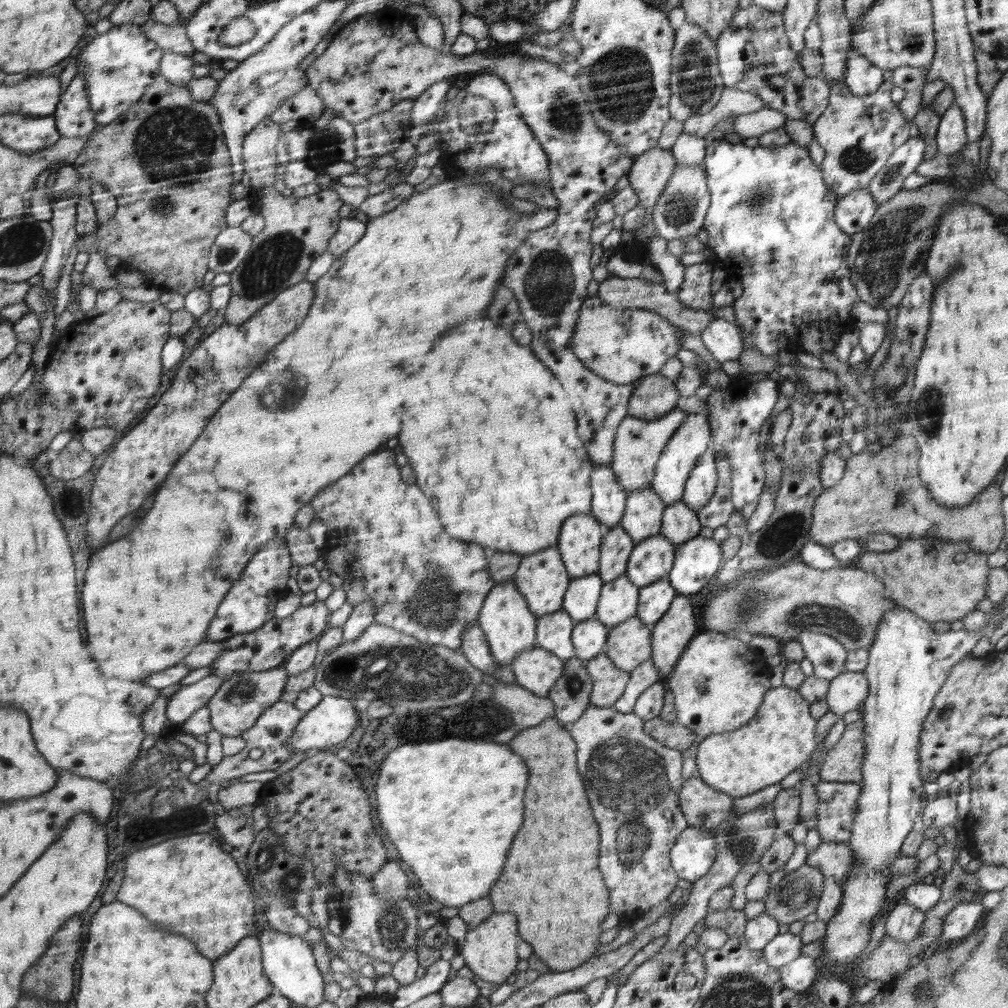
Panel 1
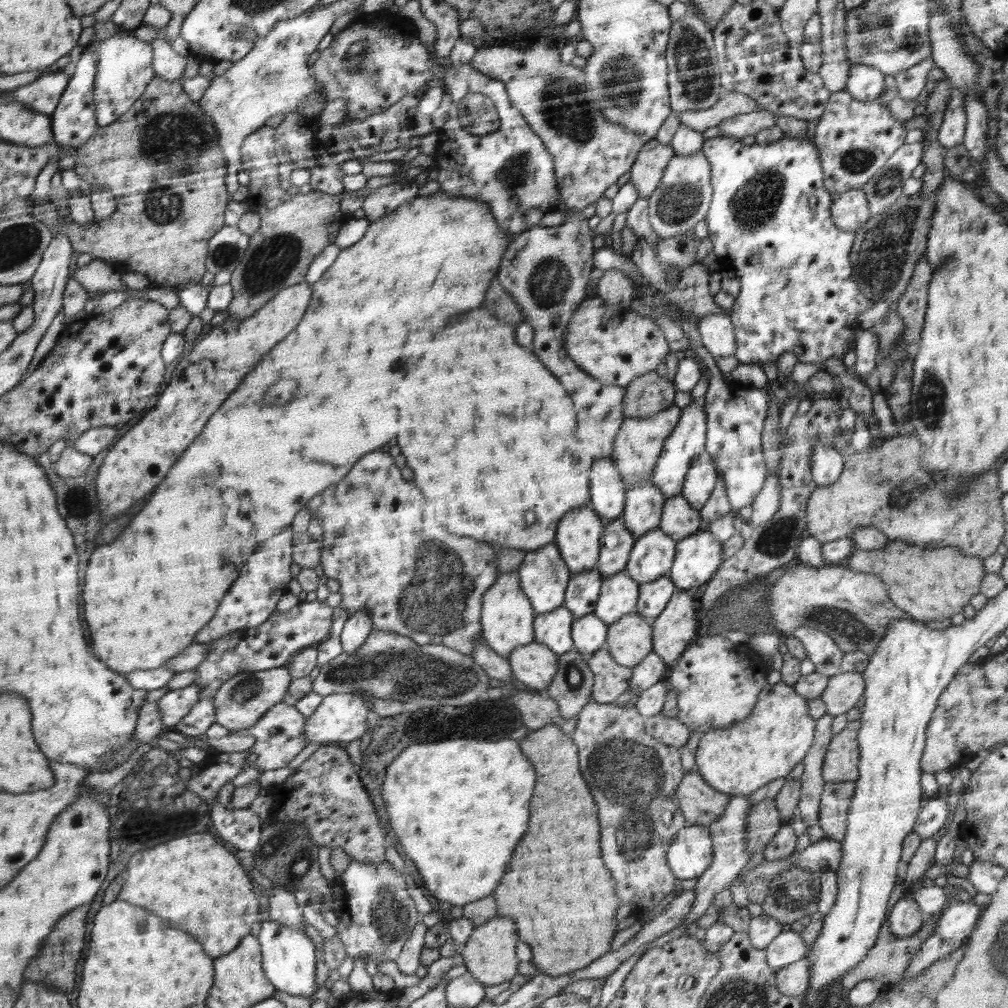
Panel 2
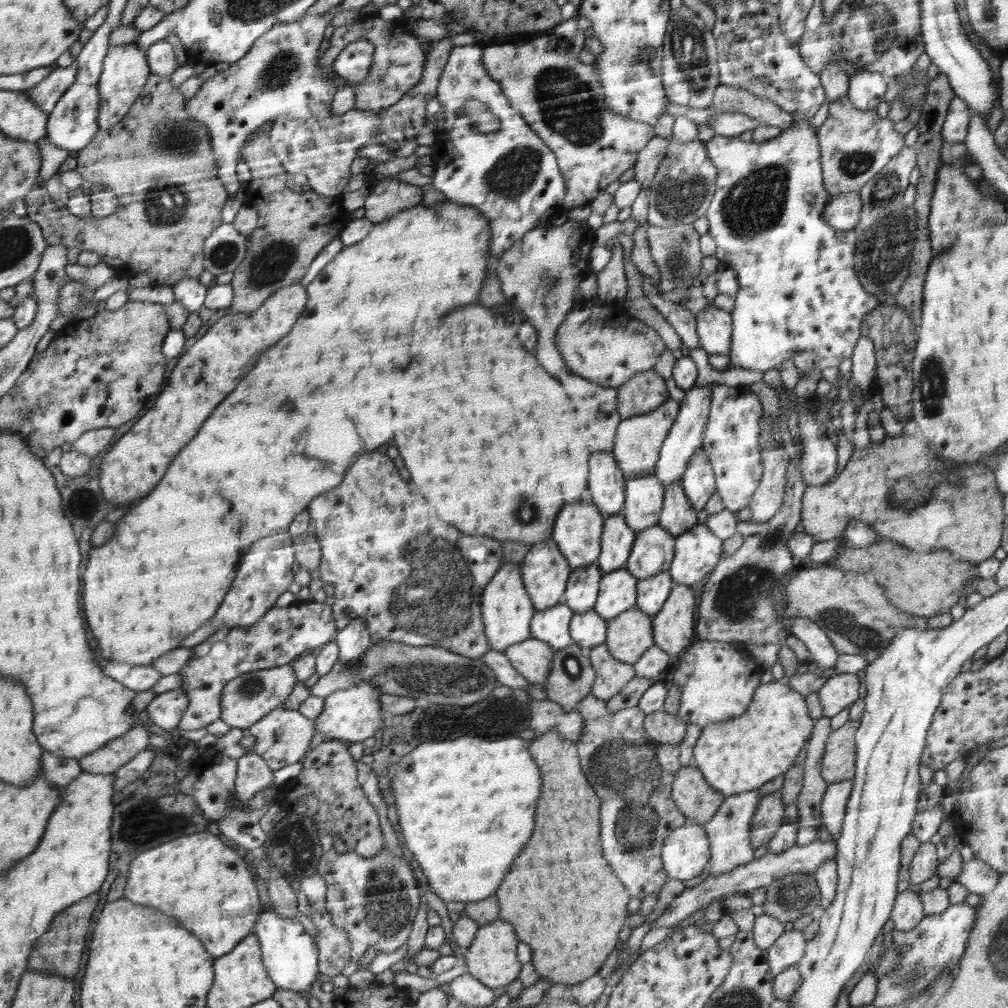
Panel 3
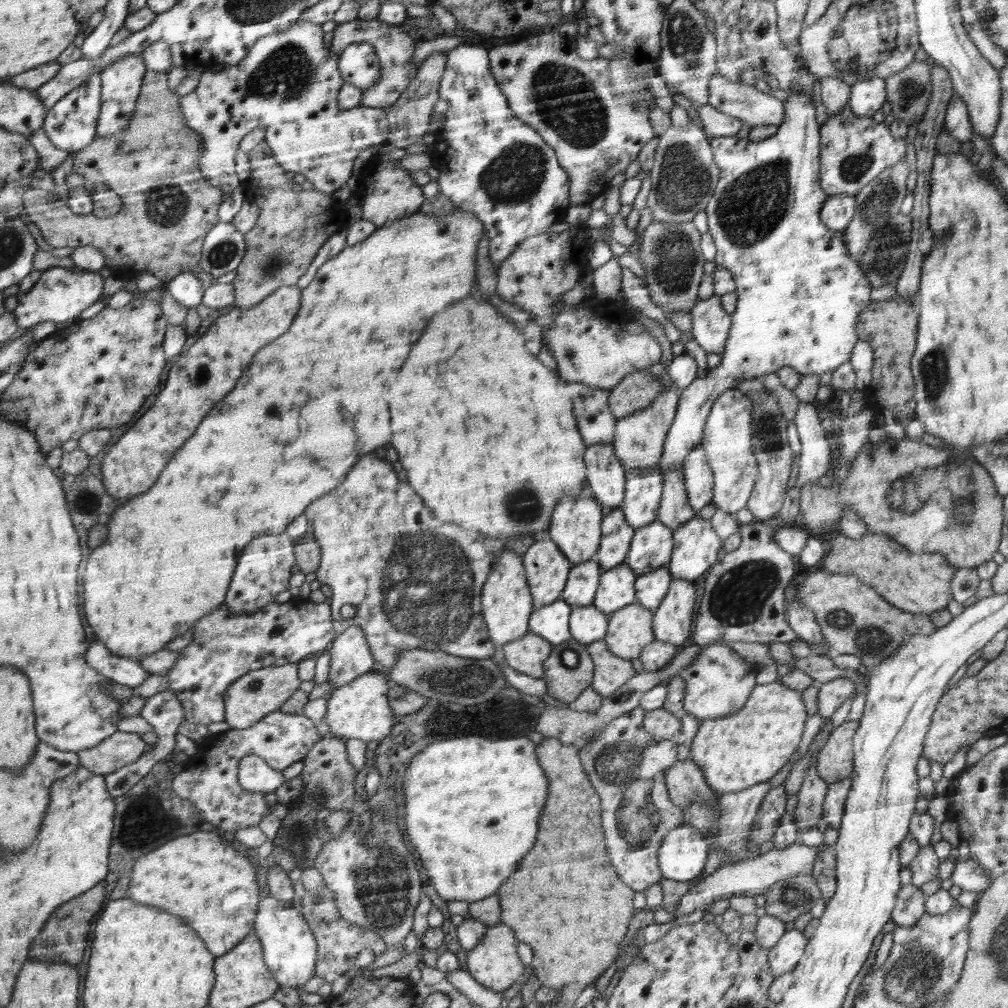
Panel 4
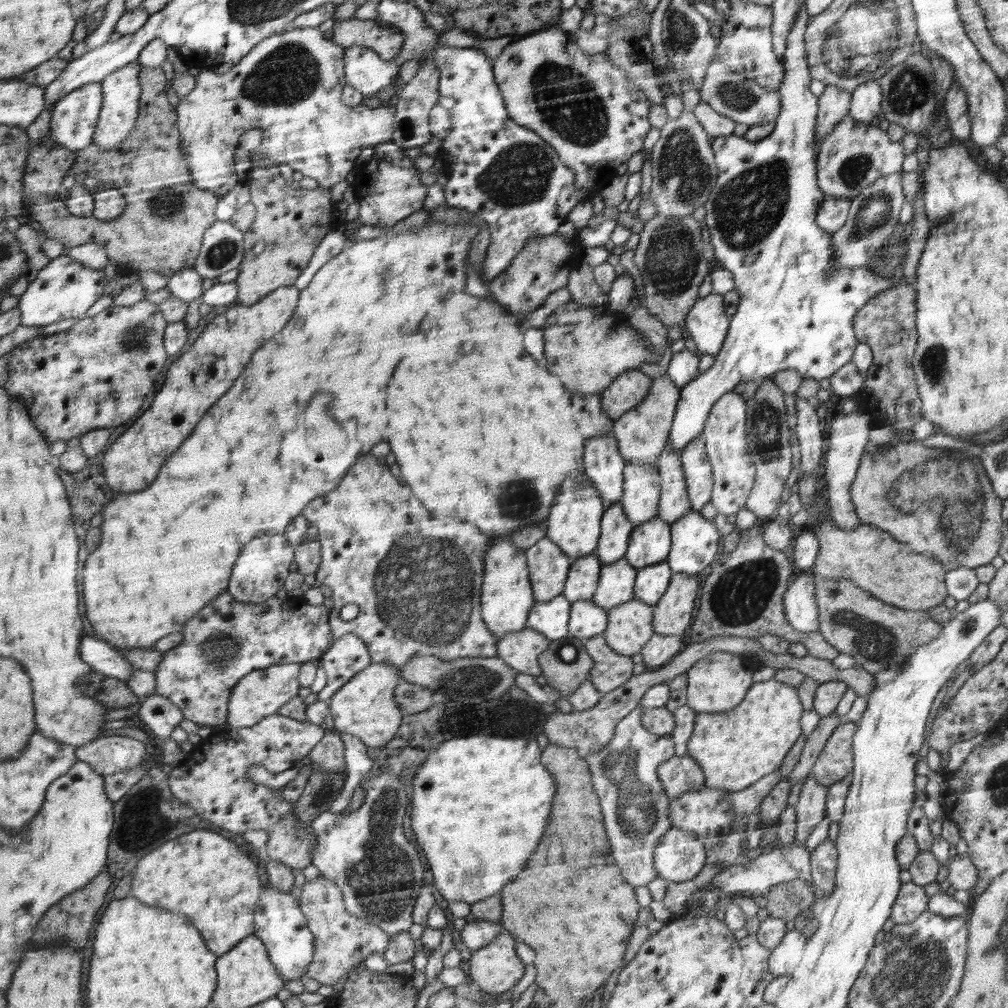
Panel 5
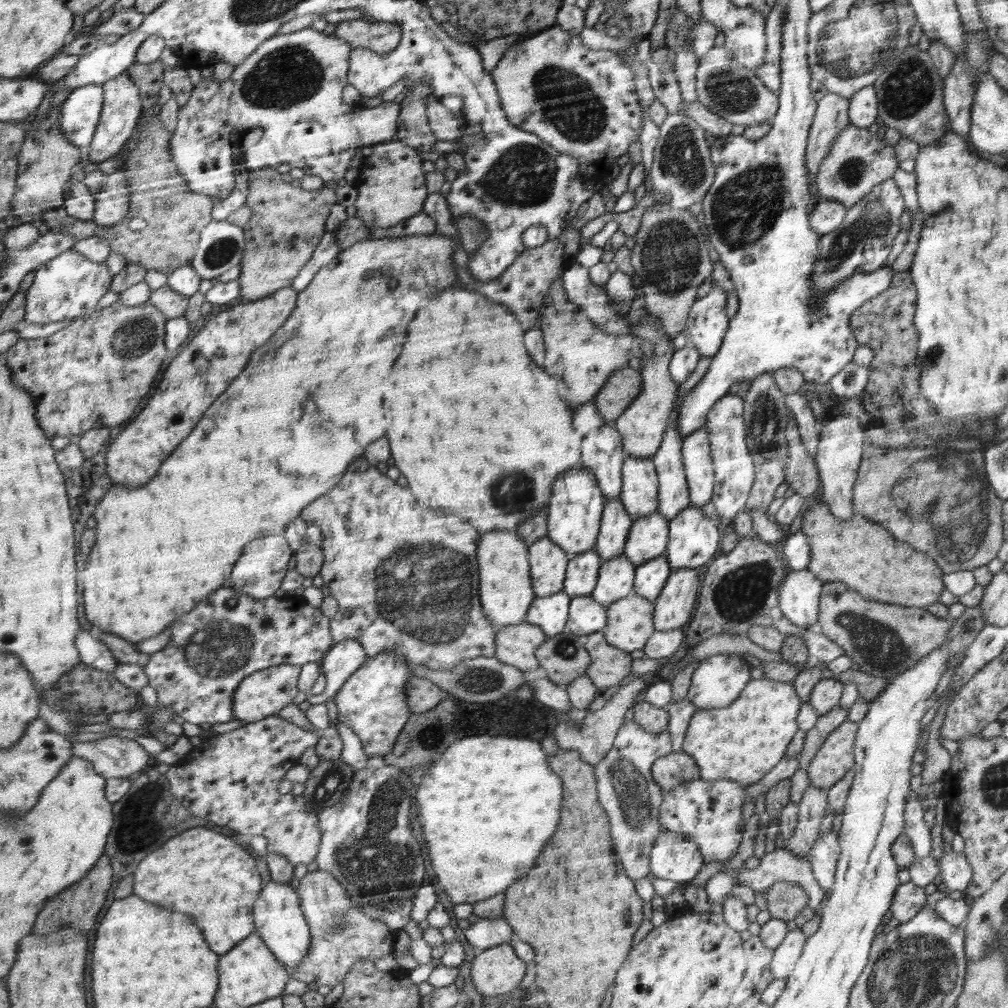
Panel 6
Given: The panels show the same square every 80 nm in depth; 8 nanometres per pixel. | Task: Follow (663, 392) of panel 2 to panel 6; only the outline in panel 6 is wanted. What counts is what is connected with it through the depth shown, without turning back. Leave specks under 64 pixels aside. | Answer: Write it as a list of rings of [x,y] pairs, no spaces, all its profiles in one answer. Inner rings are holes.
[[[624,366],[612,374],[593,401],[599,415],[608,425],[614,425],[618,417],[636,401],[644,386],[640,371]]]

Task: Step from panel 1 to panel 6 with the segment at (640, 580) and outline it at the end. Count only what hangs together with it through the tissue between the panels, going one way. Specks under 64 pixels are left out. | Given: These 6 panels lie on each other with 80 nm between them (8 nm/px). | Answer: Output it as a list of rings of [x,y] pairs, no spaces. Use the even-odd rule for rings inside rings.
[[[659,512],[637,518],[626,537],[623,554],[636,566],[644,565],[666,553],[670,538],[670,521]]]

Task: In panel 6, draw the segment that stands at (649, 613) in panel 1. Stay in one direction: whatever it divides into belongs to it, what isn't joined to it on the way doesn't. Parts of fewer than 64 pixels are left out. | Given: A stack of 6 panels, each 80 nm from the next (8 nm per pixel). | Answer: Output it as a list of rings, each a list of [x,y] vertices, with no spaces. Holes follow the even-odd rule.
[[[665,554],[638,566],[636,568],[635,593],[648,600],[656,600],[672,572],[672,566]]]

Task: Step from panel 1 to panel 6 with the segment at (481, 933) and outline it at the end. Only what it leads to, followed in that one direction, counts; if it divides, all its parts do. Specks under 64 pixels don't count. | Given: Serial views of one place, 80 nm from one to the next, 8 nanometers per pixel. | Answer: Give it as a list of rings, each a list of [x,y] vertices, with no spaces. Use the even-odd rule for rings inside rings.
[[[508,942],[477,954],[471,964],[470,978],[483,996],[512,993],[521,984],[526,970],[526,962]]]

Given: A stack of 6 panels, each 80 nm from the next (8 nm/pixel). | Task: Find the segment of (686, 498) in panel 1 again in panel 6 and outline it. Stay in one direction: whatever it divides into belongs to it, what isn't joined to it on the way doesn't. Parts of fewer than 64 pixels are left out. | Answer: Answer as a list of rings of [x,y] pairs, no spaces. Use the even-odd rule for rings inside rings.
[[[702,428],[686,438],[683,444],[683,461],[687,467],[687,483],[691,489],[692,506],[704,506],[712,498],[714,470],[708,432]]]

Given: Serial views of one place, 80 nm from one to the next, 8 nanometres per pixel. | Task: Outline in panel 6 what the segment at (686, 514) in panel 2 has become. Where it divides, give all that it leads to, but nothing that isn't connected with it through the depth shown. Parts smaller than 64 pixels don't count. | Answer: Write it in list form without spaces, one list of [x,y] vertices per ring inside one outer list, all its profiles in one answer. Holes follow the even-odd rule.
[[[672,414],[672,430],[664,440],[664,450],[651,458],[655,469],[659,471],[659,513],[671,521],[687,508],[688,489],[687,474],[684,474],[683,444],[680,430],[676,426],[677,414]]]

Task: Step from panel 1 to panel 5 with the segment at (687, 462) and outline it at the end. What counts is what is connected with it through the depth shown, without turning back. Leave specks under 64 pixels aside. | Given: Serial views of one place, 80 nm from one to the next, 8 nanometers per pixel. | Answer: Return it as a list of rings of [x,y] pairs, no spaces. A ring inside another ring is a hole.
[[[805,5],[801,6],[799,16],[796,17],[795,24],[792,25],[791,32],[787,36],[787,48],[783,54],[784,76],[778,88],[778,94],[782,99],[782,108],[779,116],[774,121],[774,130],[764,138],[752,142],[751,139],[743,136],[736,136],[734,133],[728,136],[715,137],[711,144],[715,156],[715,165],[718,167],[719,173],[716,184],[711,190],[708,200],[703,204],[706,210],[705,226],[709,230],[711,236],[711,245],[714,247],[715,263],[729,270],[732,273],[735,284],[735,292],[739,296],[739,304],[736,313],[730,316],[731,327],[727,334],[726,340],[723,342],[721,351],[715,356],[716,360],[712,364],[712,368],[699,374],[694,380],[690,381],[686,386],[681,387],[682,396],[680,397],[678,408],[673,416],[673,424],[669,433],[668,445],[672,445],[677,453],[681,453],[682,449],[694,438],[701,436],[704,426],[707,425],[707,418],[711,414],[711,410],[715,406],[715,402],[723,397],[724,394],[731,392],[739,382],[752,381],[755,379],[764,379],[765,377],[773,377],[774,374],[787,369],[798,371],[804,378],[813,378],[814,380],[824,380],[829,378],[842,366],[851,362],[855,348],[858,346],[859,339],[855,334],[855,316],[865,305],[878,296],[878,292],[886,291],[892,286],[892,275],[889,277],[878,278],[876,274],[868,270],[868,268],[855,266],[855,268],[835,268],[835,250],[831,247],[831,234],[826,230],[822,230],[815,221],[816,213],[826,200],[826,195],[818,185],[818,158],[815,152],[815,128],[818,124],[818,97],[814,96],[809,90],[811,74],[809,64],[807,63],[807,54],[805,52],[805,31],[809,23],[809,12],[805,9]]]

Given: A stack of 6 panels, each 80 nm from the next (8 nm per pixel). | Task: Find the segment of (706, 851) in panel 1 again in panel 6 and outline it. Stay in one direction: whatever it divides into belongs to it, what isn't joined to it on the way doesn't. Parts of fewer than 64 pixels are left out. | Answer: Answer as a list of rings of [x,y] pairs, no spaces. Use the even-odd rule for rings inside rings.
[[[664,831],[654,846],[650,865],[655,878],[686,883],[704,866],[699,844],[684,833]]]

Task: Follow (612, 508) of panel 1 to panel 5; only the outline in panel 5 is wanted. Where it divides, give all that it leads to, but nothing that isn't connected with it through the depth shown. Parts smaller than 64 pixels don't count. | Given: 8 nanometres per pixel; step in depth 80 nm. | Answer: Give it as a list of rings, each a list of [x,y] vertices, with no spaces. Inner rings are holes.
[[[613,434],[586,440],[583,446],[584,477],[596,486],[605,506],[619,502],[623,493],[625,458],[619,453],[618,441]]]

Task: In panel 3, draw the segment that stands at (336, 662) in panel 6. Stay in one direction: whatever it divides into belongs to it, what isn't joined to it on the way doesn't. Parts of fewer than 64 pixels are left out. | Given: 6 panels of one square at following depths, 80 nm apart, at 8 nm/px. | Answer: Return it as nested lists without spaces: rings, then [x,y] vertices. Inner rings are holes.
[[[357,618],[335,634],[338,645],[337,660],[343,664],[355,664],[371,646],[370,633],[365,620]]]

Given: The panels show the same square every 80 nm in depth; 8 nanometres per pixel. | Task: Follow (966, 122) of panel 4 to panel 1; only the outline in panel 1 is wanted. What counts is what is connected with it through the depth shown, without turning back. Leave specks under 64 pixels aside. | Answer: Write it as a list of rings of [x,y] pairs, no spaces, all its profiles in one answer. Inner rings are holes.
[[[956,101],[941,116],[935,139],[940,155],[951,155],[967,144],[966,118]]]

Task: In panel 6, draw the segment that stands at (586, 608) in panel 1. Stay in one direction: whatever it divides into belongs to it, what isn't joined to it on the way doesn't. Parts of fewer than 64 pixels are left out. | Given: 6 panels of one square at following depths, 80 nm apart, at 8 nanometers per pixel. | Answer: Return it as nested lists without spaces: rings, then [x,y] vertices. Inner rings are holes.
[[[595,550],[570,558],[567,564],[567,578],[563,582],[563,591],[575,596],[588,596],[596,586],[600,571],[600,557]]]

